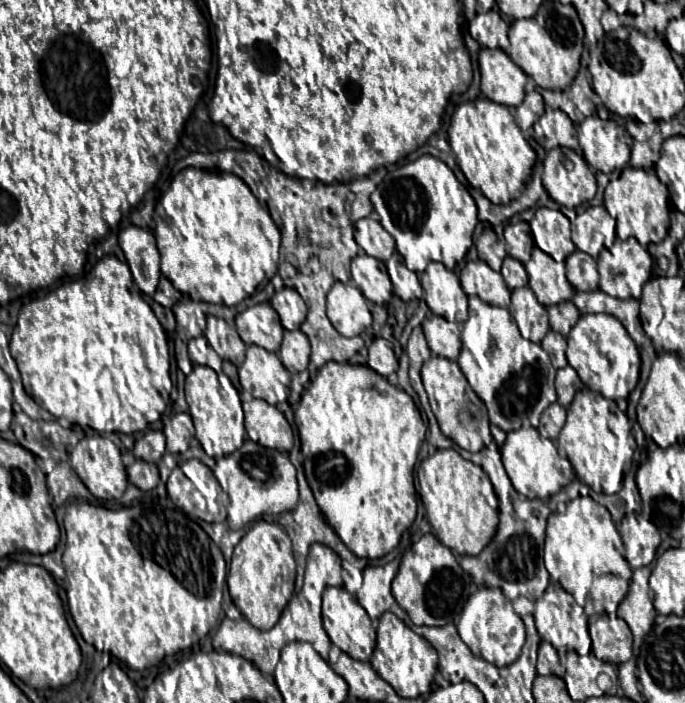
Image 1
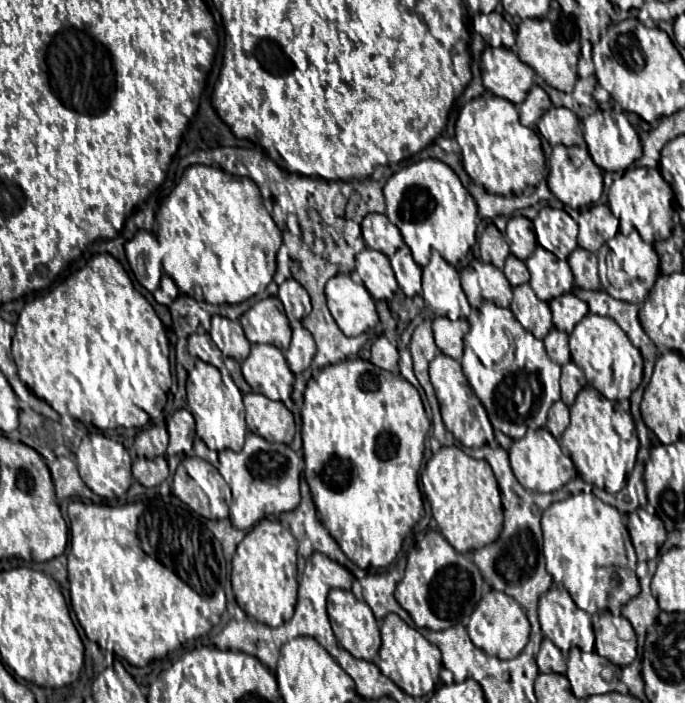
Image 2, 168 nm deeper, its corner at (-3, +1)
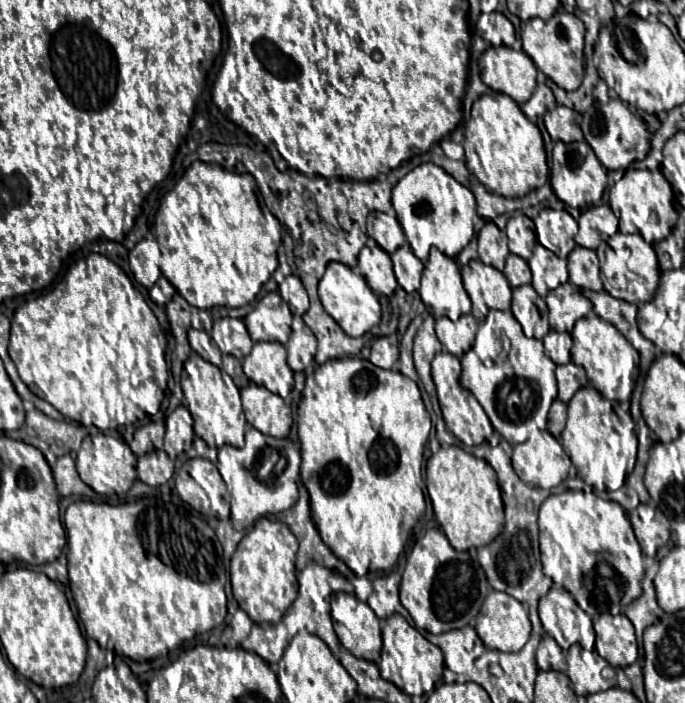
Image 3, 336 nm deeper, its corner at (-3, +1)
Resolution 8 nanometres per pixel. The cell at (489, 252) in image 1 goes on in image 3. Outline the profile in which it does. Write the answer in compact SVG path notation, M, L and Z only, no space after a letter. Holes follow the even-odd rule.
M488 221L478 233L478 255L480 261L486 265L496 267L498 271L504 269L508 257L508 237L500 231L492 221Z

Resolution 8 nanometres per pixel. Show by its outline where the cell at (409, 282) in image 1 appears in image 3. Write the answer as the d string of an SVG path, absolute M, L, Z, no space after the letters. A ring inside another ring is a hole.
M404 243L400 249L396 249L390 255L390 259L394 263L394 273L396 273L400 287L406 293L414 293L420 287L420 275L422 275L422 269L424 269L422 261L412 253L408 243Z

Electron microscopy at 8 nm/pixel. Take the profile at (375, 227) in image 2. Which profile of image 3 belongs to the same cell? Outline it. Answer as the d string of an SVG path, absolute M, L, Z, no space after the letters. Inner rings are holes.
M380 211L368 215L368 237L372 237L388 253L398 249L406 241L398 219Z

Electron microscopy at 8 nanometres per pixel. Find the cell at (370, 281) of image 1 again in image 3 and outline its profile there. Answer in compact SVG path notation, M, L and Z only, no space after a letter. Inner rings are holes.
M368 239L362 247L358 255L358 271L376 295L392 295L398 287L390 255L384 249L378 249L374 239Z

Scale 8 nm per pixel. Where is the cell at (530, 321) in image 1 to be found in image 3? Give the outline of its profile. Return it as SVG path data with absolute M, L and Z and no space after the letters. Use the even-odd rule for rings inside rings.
M522 285L514 289L512 313L528 337L542 339L550 331L548 307L532 285Z

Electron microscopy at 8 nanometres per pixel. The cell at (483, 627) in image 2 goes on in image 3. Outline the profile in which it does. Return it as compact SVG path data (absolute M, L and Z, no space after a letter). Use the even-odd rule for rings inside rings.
M492 591L476 619L476 633L486 647L496 651L520 651L532 625L522 603L508 593Z

